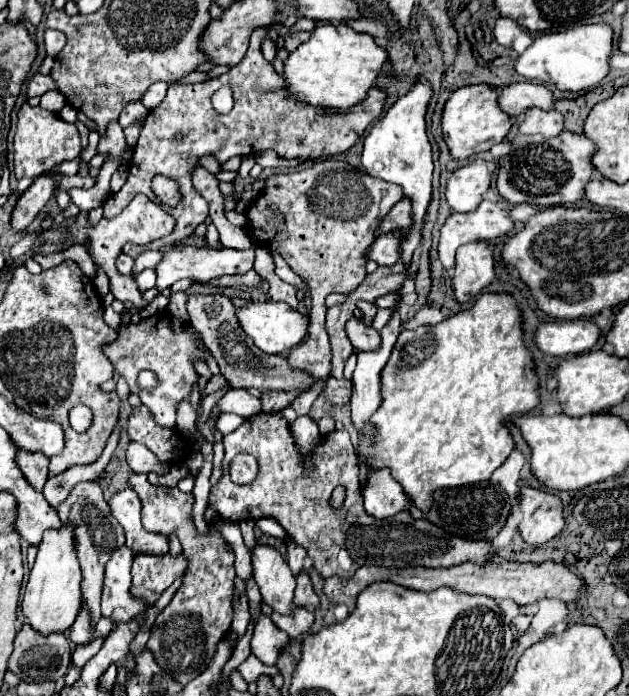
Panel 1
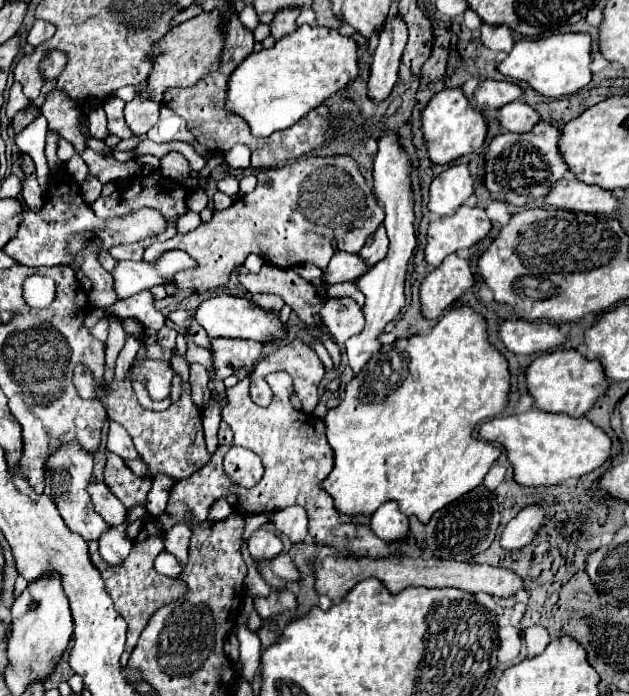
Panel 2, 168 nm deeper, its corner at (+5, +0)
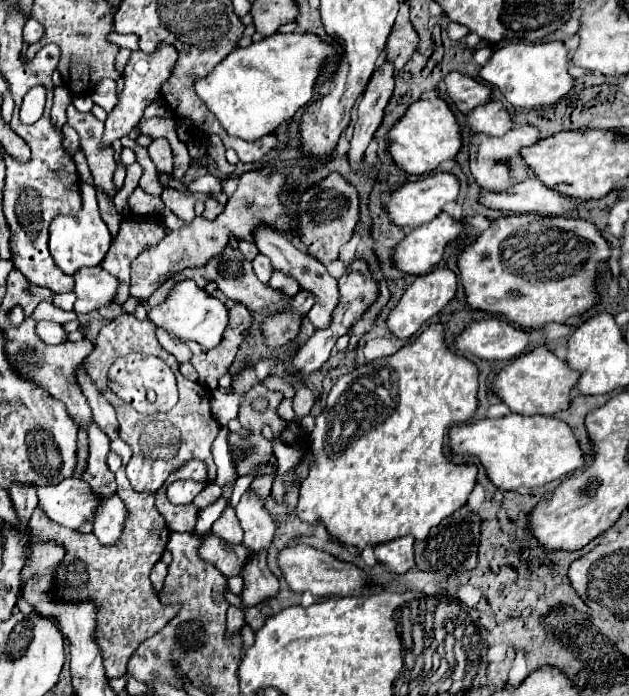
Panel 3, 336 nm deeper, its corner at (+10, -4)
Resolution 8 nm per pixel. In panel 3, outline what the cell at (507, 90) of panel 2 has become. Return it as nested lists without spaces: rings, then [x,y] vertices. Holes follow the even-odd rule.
[[[451,71],[443,77],[443,81],[447,87],[447,95],[461,113],[469,113],[469,109],[475,109],[477,105],[489,101],[489,87],[477,83],[475,79],[463,73]]]

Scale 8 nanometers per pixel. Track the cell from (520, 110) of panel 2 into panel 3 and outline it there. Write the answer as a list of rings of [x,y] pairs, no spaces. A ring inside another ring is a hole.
[[[489,101],[467,113],[467,127],[475,133],[501,137],[513,127],[513,123],[501,101]]]

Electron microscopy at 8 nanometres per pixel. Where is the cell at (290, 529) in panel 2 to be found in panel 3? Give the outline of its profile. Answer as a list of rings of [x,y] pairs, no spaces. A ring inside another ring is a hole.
[[[429,325],[411,345],[401,347],[395,355],[391,357],[383,357],[377,361],[371,361],[367,365],[363,365],[361,369],[355,369],[347,375],[343,375],[333,389],[329,391],[327,399],[325,399],[325,407],[323,411],[315,417],[317,425],[313,429],[313,433],[309,435],[309,451],[313,455],[313,463],[309,465],[309,475],[303,479],[301,483],[301,491],[299,491],[299,503],[295,507],[295,513],[301,521],[317,525],[319,521],[323,523],[323,527],[327,529],[327,533],[341,545],[349,547],[349,549],[357,549],[363,551],[367,545],[381,545],[381,543],[389,543],[397,537],[403,535],[413,535],[415,539],[425,539],[429,535],[429,531],[433,527],[437,527],[443,519],[447,519],[449,515],[453,515],[459,507],[465,505],[469,493],[475,487],[475,477],[477,477],[477,467],[473,465],[453,465],[449,463],[449,459],[443,453],[443,431],[447,431],[451,425],[459,425],[465,423],[473,417],[475,409],[477,409],[477,377],[479,371],[477,367],[467,361],[465,357],[453,355],[445,345],[443,345],[443,325]],[[357,423],[373,423],[373,427],[363,433],[361,437],[357,437]]]

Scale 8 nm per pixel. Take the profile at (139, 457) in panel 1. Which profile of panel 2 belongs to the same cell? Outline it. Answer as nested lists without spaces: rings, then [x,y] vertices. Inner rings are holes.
[[[110,421],[110,433],[108,433],[108,449],[112,453],[116,453],[118,457],[122,457],[124,461],[132,461],[132,459],[140,459],[132,437],[128,435],[126,429],[122,429],[122,425]]]

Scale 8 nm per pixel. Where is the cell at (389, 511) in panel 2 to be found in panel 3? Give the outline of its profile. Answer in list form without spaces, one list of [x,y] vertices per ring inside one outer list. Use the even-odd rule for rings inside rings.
[[[399,537],[389,545],[375,547],[375,557],[393,575],[405,575],[413,565],[413,537]]]

